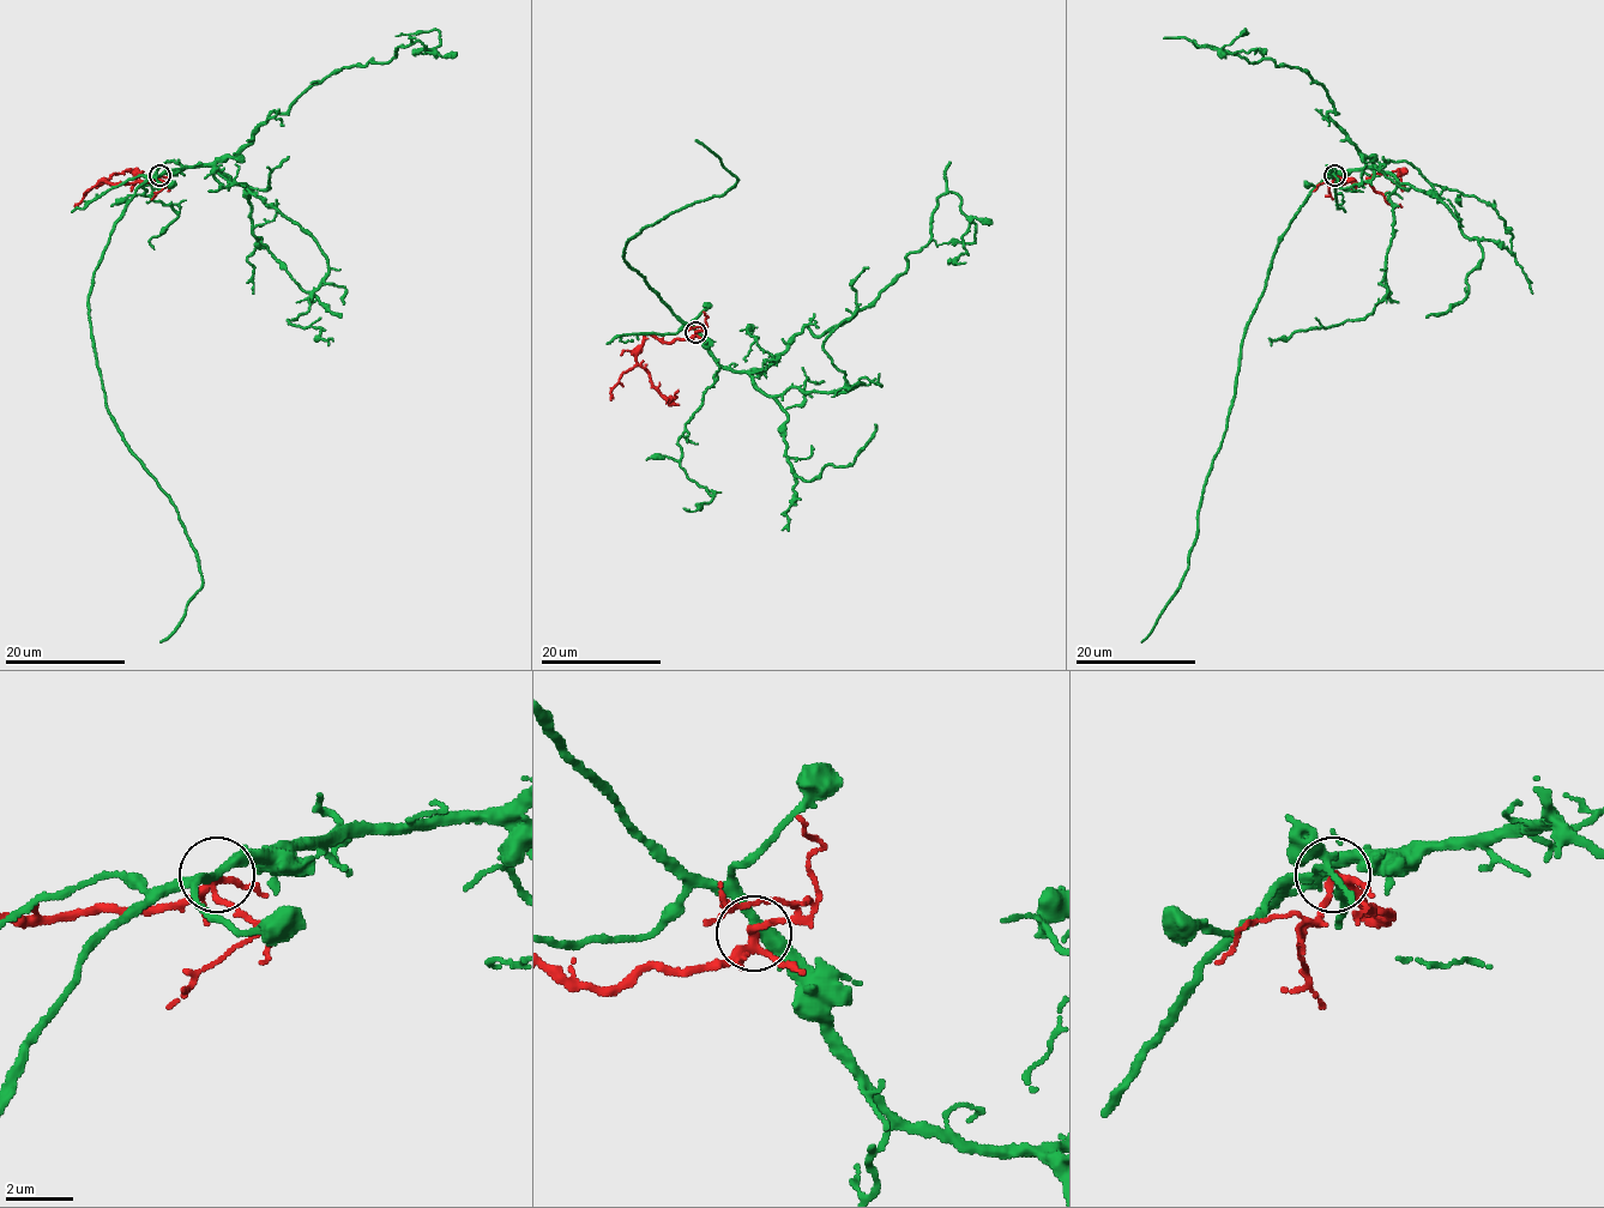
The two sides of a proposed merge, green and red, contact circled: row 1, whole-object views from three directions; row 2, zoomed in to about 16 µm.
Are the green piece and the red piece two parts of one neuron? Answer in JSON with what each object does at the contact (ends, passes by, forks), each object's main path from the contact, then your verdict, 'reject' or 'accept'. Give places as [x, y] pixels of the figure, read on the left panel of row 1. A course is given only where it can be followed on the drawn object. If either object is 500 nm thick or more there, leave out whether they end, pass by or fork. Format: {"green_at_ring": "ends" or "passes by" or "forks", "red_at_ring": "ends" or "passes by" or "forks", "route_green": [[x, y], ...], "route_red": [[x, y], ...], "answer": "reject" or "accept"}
{"green_at_ring": "passes by", "red_at_ring": "forks", "route_green": [[161, 175], [137, 189], [115, 223], [88, 315], [108, 412], [175, 507], [203, 577], [181, 622], [161, 641]], "route_red": [[161, 175], [155, 181], [102, 183], [114, 173], [132, 171], [137, 181], [132, 192]], "answer": "reject"}

